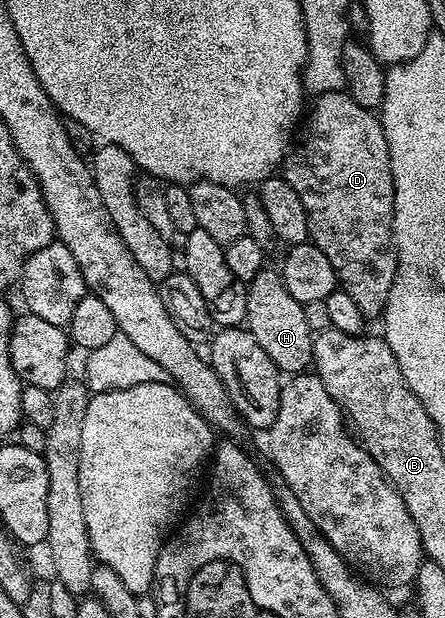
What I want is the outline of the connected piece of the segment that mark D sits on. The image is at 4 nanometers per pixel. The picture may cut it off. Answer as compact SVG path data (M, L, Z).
M335 90L325 94L315 95L313 104L307 111L306 117L301 121L294 134L294 141L282 163L282 176L298 192L298 200L302 200L302 208L306 208L306 220L308 221L308 237L322 253L326 260L330 260L330 268L334 268L339 289L345 290L358 304L359 310L364 313L365 319L379 319L384 313L384 302L390 296L390 288L394 284L396 275L396 241L392 239L392 221L394 220L394 180L390 168L390 148L386 144L384 129L379 117L373 111L362 108L362 104L354 104L354 100L344 90Z

